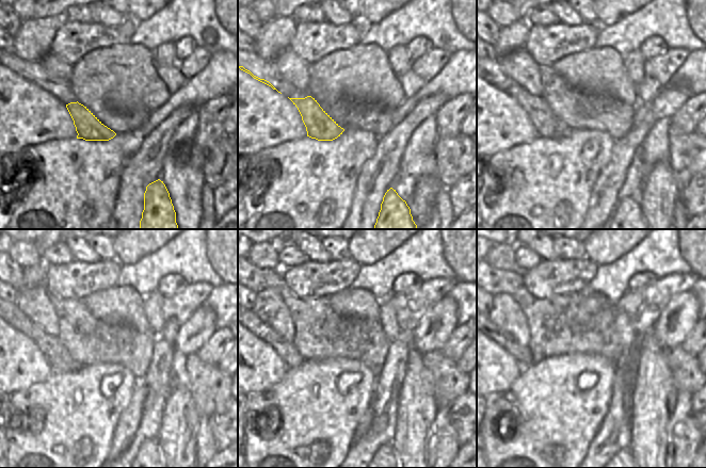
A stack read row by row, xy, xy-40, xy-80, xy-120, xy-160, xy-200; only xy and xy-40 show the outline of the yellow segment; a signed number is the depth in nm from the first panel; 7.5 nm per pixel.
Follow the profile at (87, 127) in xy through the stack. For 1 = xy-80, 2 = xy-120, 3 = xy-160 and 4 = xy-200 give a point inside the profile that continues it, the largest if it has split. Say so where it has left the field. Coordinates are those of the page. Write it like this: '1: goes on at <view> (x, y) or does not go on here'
1: goes on at xy-80 (547, 125)
2: goes on at xy-120 (60, 360)
3: goes on at xy-160 (286, 350)
4: goes on at xy-200 (523, 354)

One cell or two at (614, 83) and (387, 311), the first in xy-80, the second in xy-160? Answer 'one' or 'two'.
two

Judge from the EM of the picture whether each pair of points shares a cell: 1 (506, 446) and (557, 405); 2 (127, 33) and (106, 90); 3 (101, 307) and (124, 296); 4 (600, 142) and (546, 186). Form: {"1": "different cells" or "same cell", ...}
{"1": "same cell", "2": "different cells", "3": "same cell", "4": "same cell"}

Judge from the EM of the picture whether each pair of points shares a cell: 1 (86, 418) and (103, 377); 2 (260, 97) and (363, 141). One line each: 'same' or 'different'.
1: same
2: different

